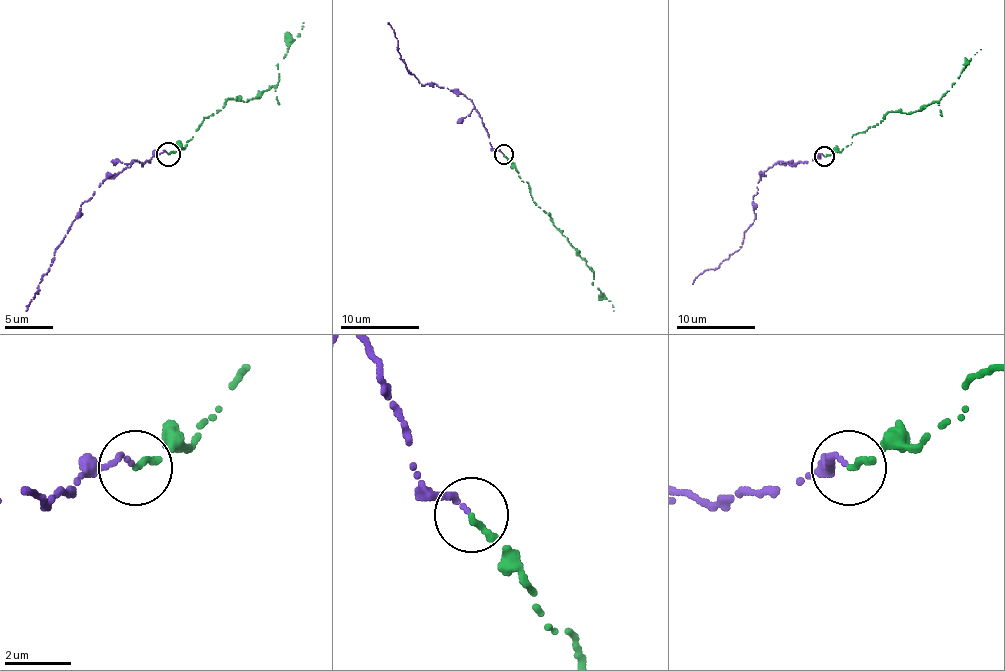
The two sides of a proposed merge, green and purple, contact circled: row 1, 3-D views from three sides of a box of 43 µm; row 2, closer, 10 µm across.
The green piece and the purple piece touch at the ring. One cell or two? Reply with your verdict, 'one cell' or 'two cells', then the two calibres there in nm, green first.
one cell | 180/180 nm

